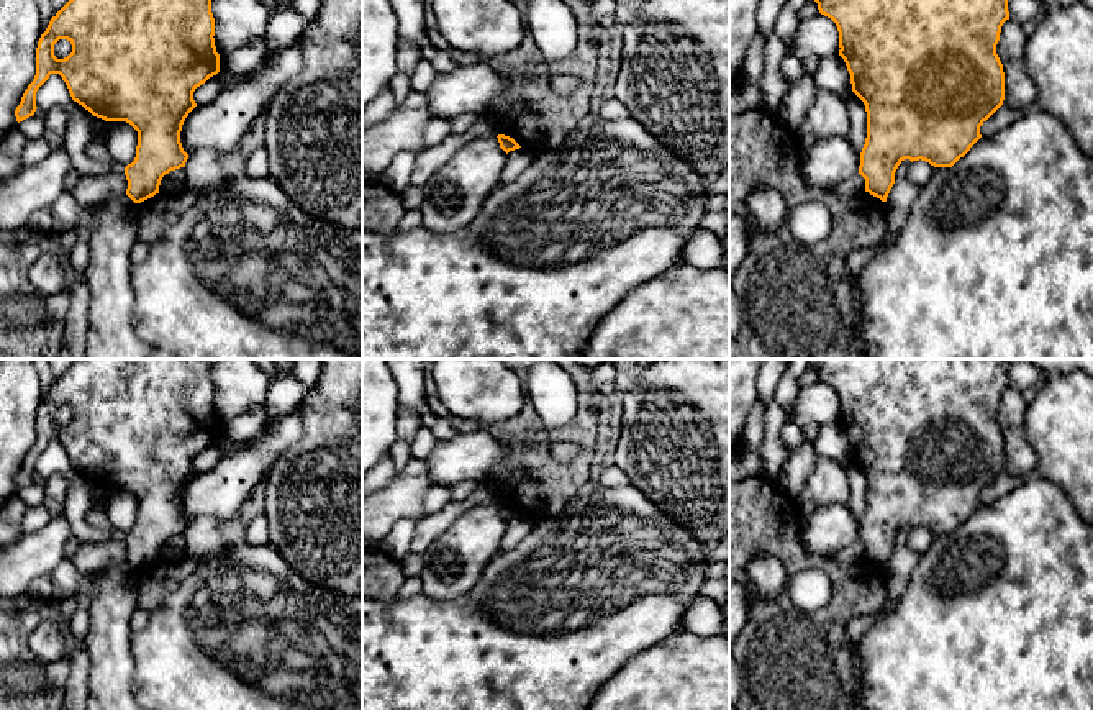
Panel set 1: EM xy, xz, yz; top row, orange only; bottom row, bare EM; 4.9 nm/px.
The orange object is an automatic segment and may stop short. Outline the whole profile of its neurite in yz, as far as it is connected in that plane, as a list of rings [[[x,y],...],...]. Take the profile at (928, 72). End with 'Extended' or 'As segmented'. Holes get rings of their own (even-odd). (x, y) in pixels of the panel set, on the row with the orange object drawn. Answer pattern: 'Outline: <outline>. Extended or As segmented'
Outline: [[[814,0],[821,15],[831,18],[839,31],[839,56],[850,74],[852,92],[864,102],[867,112],[867,138],[860,152],[859,174],[865,179],[865,192],[887,202],[895,184],[898,166],[909,159],[926,161],[934,167],[952,167],[982,138],[980,126],[1003,105],[1005,72],[996,54],[1001,26],[1009,20],[1008,0]]]. As segmented

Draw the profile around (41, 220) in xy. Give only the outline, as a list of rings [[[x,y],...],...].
[[[39,208],[33,212],[33,215],[28,220],[28,231],[36,231],[36,233],[49,233],[52,231],[52,215],[51,210],[48,208]]]

